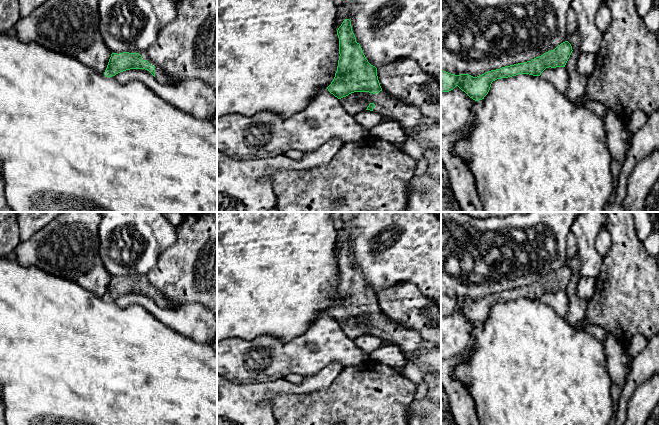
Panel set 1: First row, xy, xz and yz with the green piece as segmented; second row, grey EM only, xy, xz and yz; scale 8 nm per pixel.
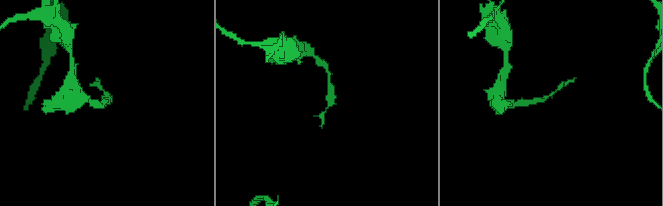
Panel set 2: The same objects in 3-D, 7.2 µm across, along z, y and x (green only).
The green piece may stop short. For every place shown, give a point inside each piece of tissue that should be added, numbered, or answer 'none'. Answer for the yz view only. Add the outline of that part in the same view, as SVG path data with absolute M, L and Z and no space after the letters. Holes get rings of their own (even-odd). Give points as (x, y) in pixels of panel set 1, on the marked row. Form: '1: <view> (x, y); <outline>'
none

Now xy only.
1: xy (160, 75); M155 67L155 78L162 84L177 84L178 82L180 82L167 75L166 72L159 67Z

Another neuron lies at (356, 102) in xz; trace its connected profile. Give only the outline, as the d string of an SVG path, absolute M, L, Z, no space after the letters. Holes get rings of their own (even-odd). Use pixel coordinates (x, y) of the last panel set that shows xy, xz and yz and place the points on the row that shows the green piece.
M354 92L340 99L344 109L346 109L353 117L367 109L370 103L376 103L377 99L373 93Z

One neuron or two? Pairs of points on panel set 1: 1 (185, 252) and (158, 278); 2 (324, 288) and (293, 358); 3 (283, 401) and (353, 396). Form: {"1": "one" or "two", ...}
{"1": "one", "2": "two", "3": "one"}

